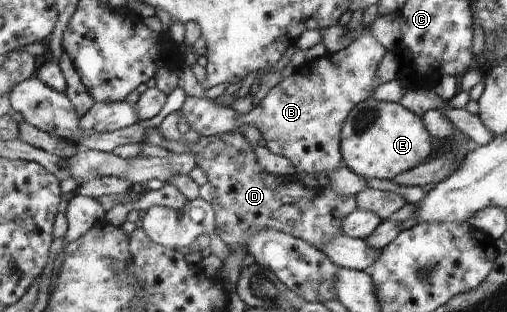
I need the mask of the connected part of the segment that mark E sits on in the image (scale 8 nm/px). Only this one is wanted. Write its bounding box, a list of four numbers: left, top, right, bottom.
[341,100,433,179]

